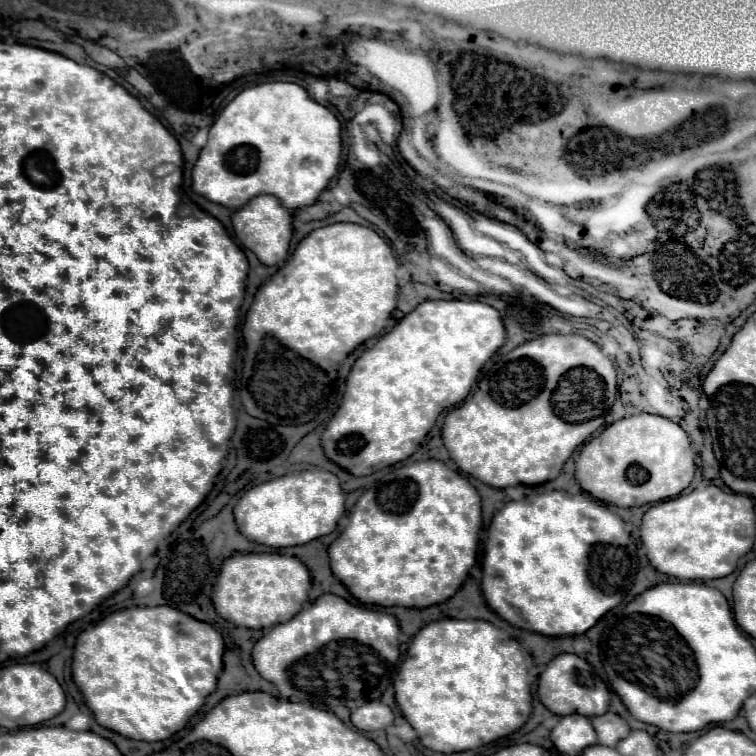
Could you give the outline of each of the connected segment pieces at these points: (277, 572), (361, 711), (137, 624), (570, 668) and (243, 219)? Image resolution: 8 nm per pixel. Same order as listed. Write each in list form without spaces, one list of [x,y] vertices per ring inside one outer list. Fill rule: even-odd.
[[[233,554],[221,566],[213,588],[213,606],[221,618],[253,630],[271,628],[291,620],[307,600],[309,570],[293,556],[283,554]]]
[[[373,700],[373,702],[367,702],[365,706],[353,710],[351,722],[353,722],[355,728],[359,728],[363,732],[383,730],[389,724],[393,724],[393,712],[381,700]]]
[[[133,606],[113,612],[77,636],[73,682],[99,726],[131,740],[157,742],[183,730],[215,690],[221,672],[221,634],[171,606]]]
[[[561,654],[553,658],[539,676],[539,700],[553,714],[583,714],[587,718],[601,716],[609,710],[609,690],[603,682],[593,682],[593,668],[575,654]]]
[[[255,196],[255,200],[251,200],[249,204],[245,204],[243,208],[233,212],[233,232],[235,238],[247,248],[251,250],[261,264],[265,266],[277,266],[281,264],[287,254],[289,254],[289,242],[293,236],[293,226],[291,226],[291,214],[279,204],[279,200],[275,196]]]

